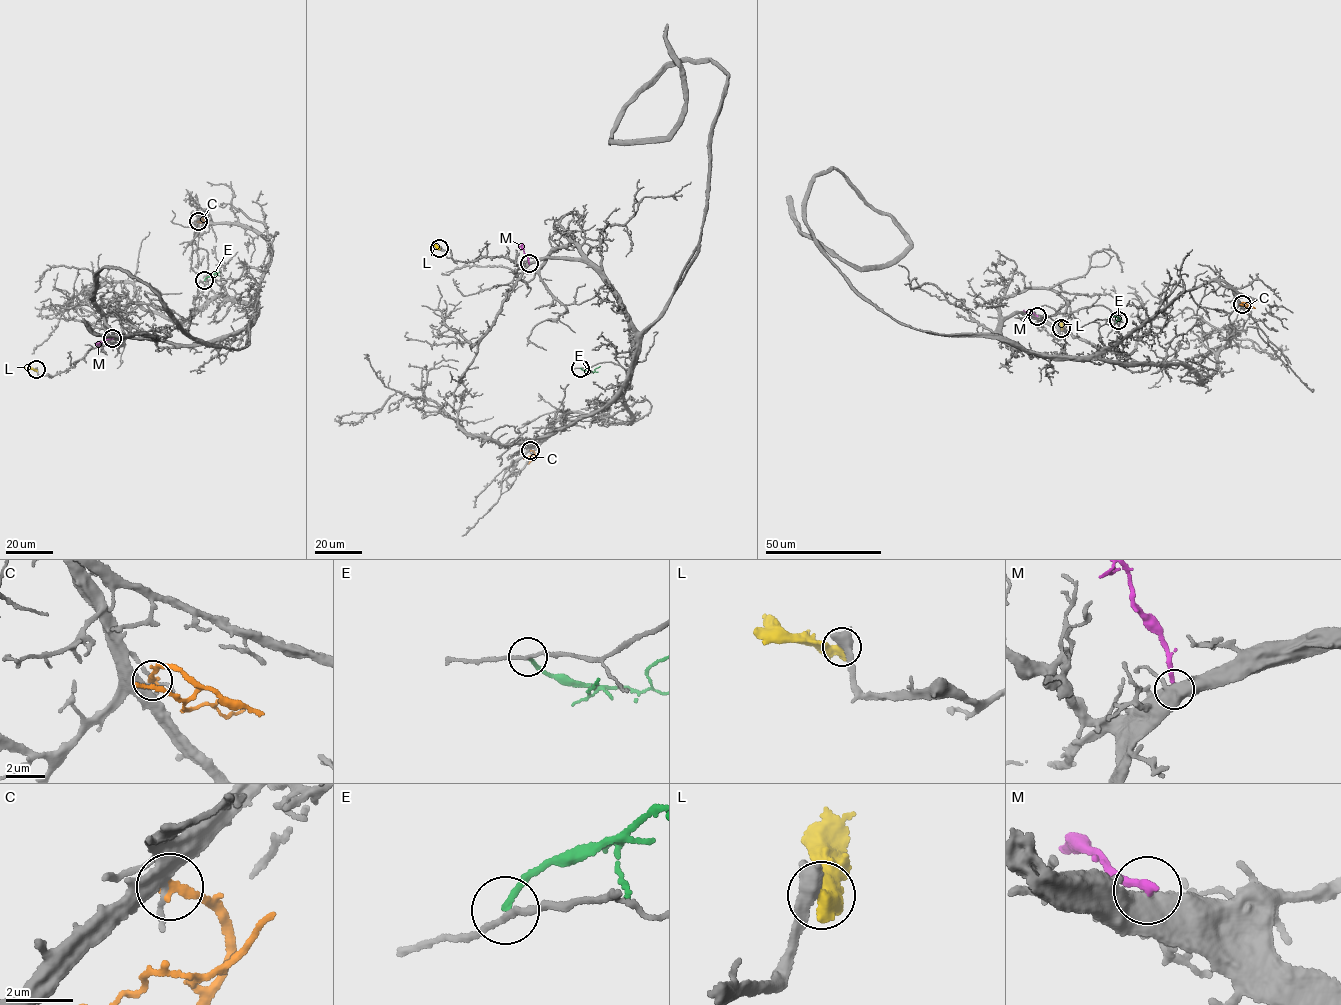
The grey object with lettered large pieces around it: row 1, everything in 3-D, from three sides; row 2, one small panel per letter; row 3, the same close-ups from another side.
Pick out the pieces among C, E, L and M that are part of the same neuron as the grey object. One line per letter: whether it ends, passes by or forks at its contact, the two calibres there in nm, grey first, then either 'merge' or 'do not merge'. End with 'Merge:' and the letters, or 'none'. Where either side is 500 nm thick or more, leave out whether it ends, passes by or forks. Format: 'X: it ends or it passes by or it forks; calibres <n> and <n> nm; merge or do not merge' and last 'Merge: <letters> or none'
C: it ends; calibres 320 and 240 nm; do not merge
E: it ends; calibres 160 and 190 nm; do not merge
L: calibres 650 and 550 nm; do not merge
M: calibres 550 and 280 nm; do not merge
Merge: none

